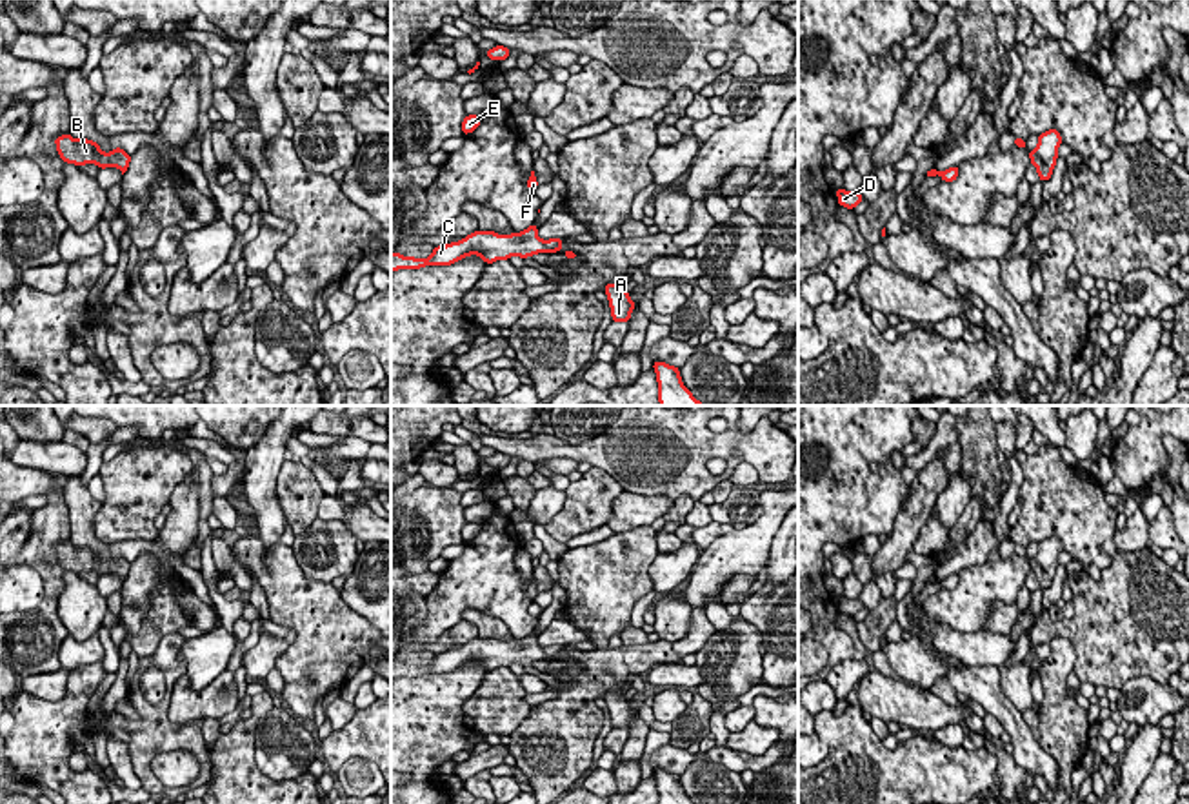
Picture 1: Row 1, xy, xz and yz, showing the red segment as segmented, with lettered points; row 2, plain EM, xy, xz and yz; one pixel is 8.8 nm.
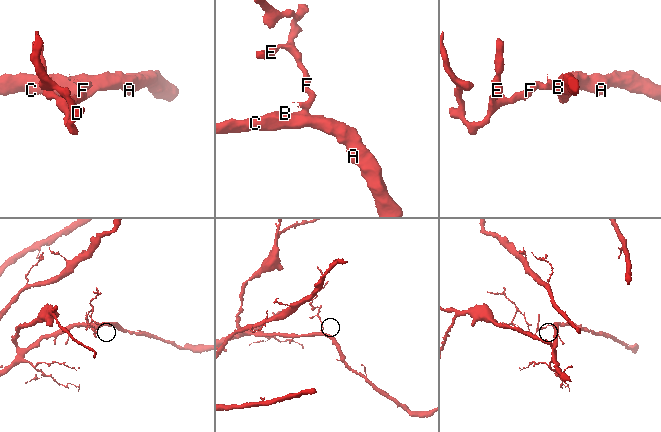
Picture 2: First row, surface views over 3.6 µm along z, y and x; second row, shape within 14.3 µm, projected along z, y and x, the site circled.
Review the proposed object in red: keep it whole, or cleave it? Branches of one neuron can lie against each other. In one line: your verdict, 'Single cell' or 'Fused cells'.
Single cell

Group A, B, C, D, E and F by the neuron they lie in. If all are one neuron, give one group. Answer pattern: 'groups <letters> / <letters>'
groups A B C D E F

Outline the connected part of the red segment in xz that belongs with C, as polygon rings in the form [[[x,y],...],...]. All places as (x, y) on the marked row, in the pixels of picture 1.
[[[531,224],[527,229],[511,235],[498,235],[495,231],[475,231],[458,242],[433,247],[433,253],[427,258],[391,253],[391,271],[420,269],[425,266],[451,266],[471,255],[478,255],[485,264],[507,260],[511,256],[527,258],[538,253],[551,255],[556,251],[562,251],[565,258],[578,256],[575,251],[562,249],[564,238],[542,240],[536,231],[536,224]]]

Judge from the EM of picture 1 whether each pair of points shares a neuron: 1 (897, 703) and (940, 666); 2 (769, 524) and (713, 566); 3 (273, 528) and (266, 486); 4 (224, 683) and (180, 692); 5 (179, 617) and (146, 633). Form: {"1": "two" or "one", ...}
{"1": "two", "2": "one", "3": "one", "4": "one", "5": "one"}

